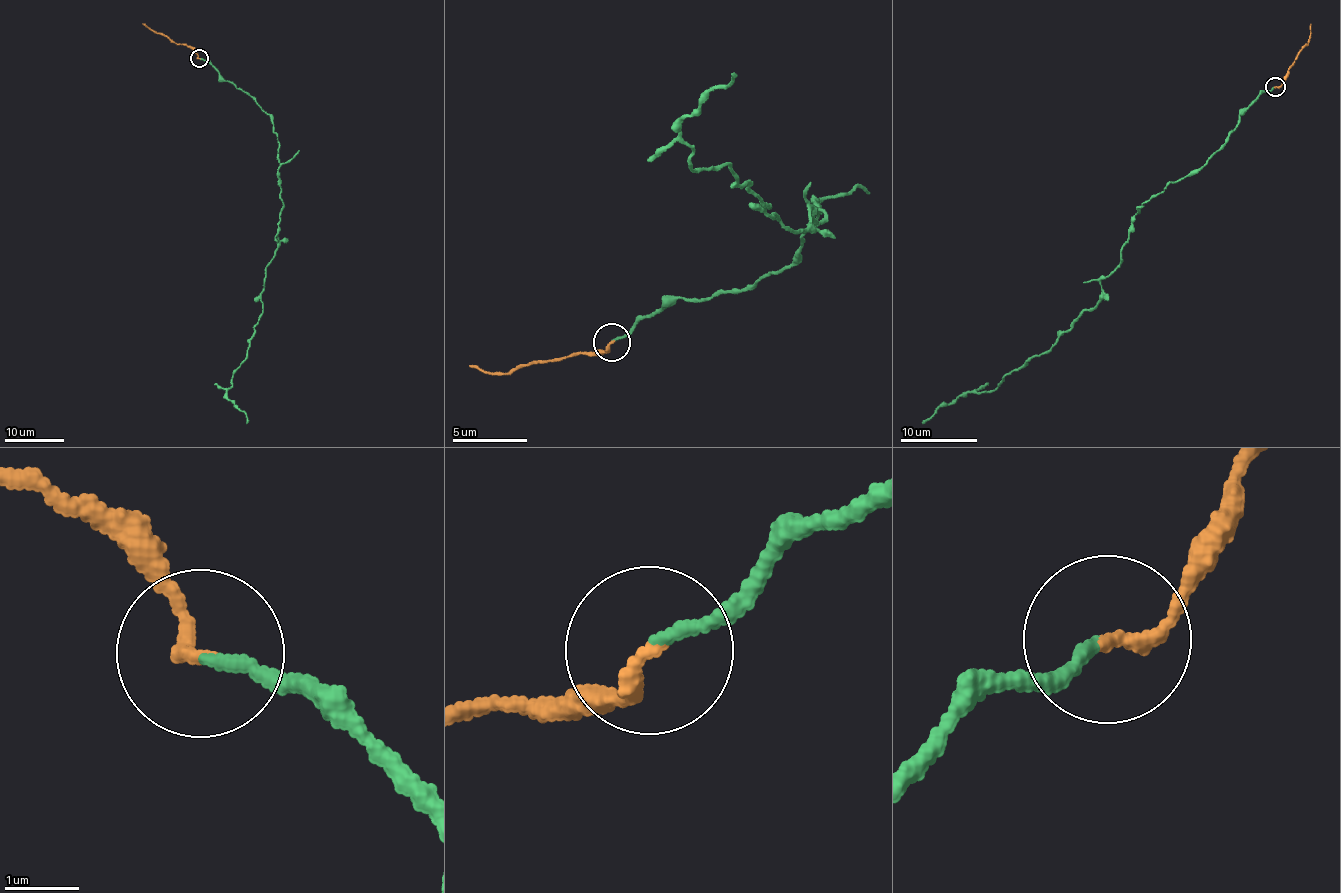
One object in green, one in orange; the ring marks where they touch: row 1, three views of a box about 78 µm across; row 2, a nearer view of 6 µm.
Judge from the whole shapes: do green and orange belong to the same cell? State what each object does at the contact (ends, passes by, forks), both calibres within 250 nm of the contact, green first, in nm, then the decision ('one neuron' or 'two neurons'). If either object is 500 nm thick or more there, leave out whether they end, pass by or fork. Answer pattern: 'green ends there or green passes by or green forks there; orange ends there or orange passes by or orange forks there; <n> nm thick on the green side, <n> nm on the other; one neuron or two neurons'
green ends there; orange ends there; 160 nm thick on the green side, 200 nm on the other; one neuron

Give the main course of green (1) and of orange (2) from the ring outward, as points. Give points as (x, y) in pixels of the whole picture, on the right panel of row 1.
1: (1273, 87), (1207, 163), (1142, 205), (1121, 263), (1100, 280), (1102, 300), (1000, 386), (962, 393), (922, 423)
2: (1275, 87), (1287, 76), (1309, 39), (1311, 23)

